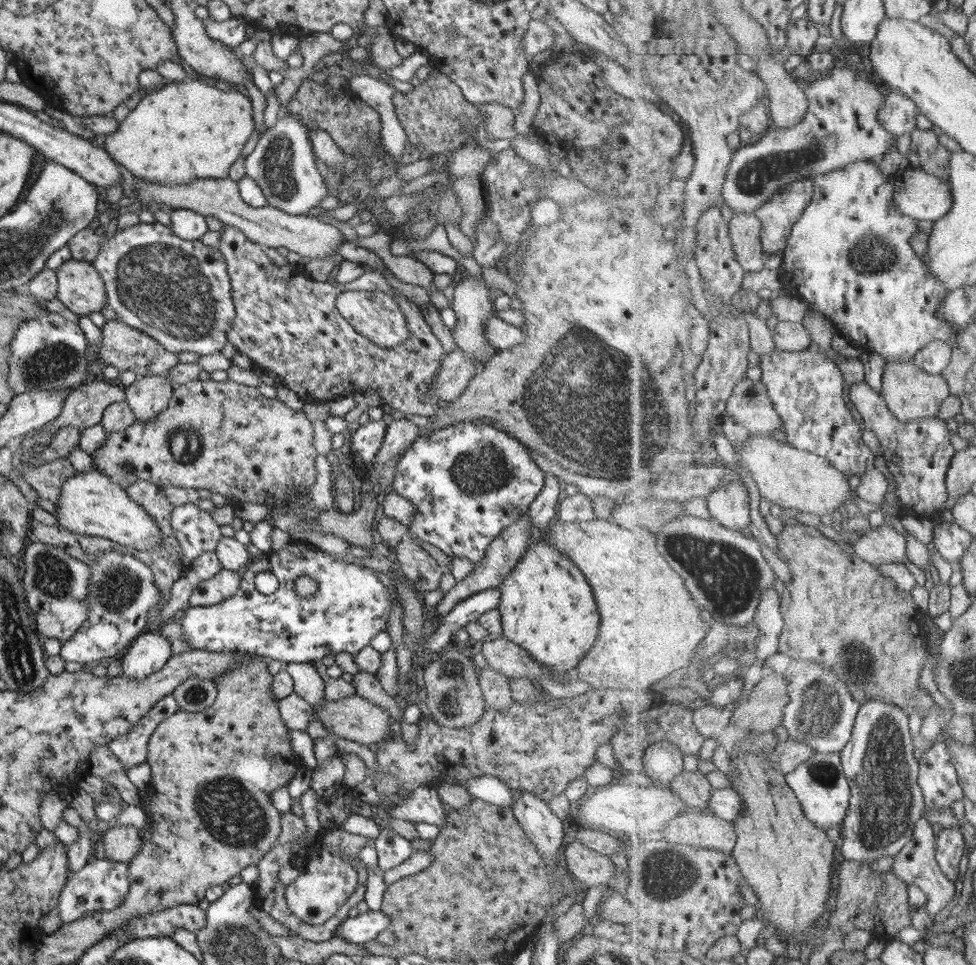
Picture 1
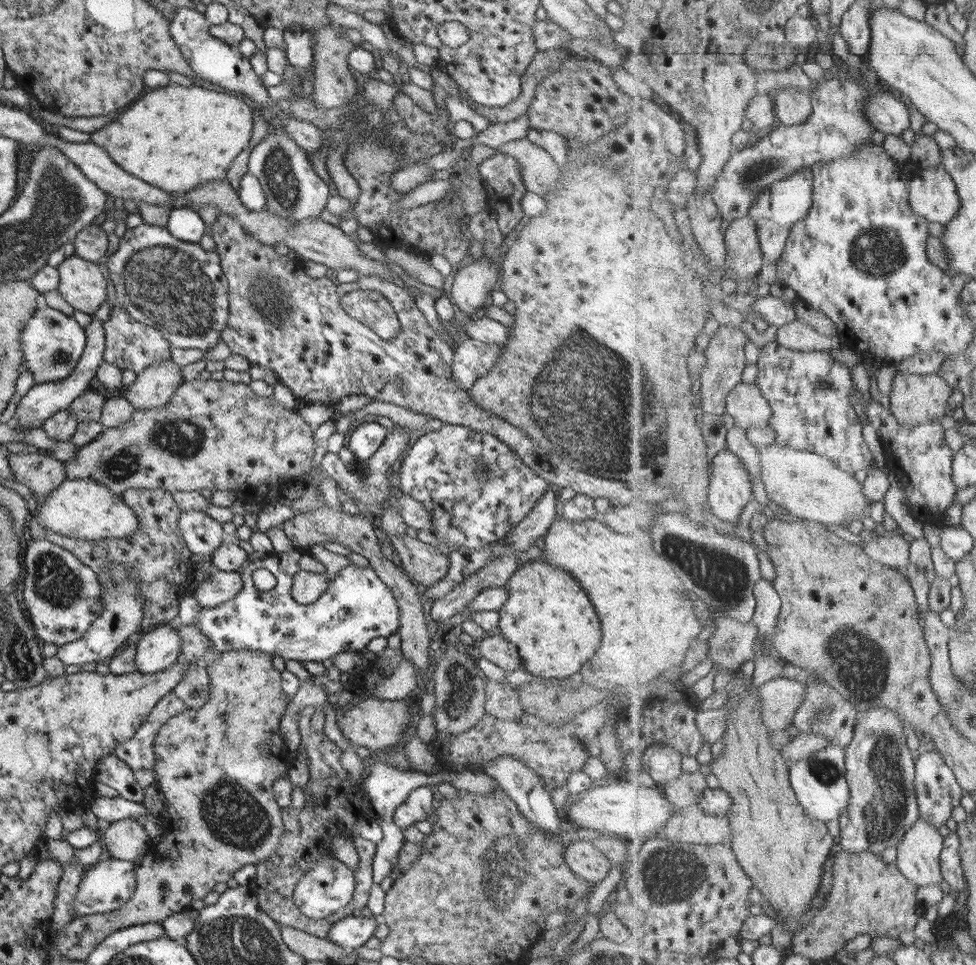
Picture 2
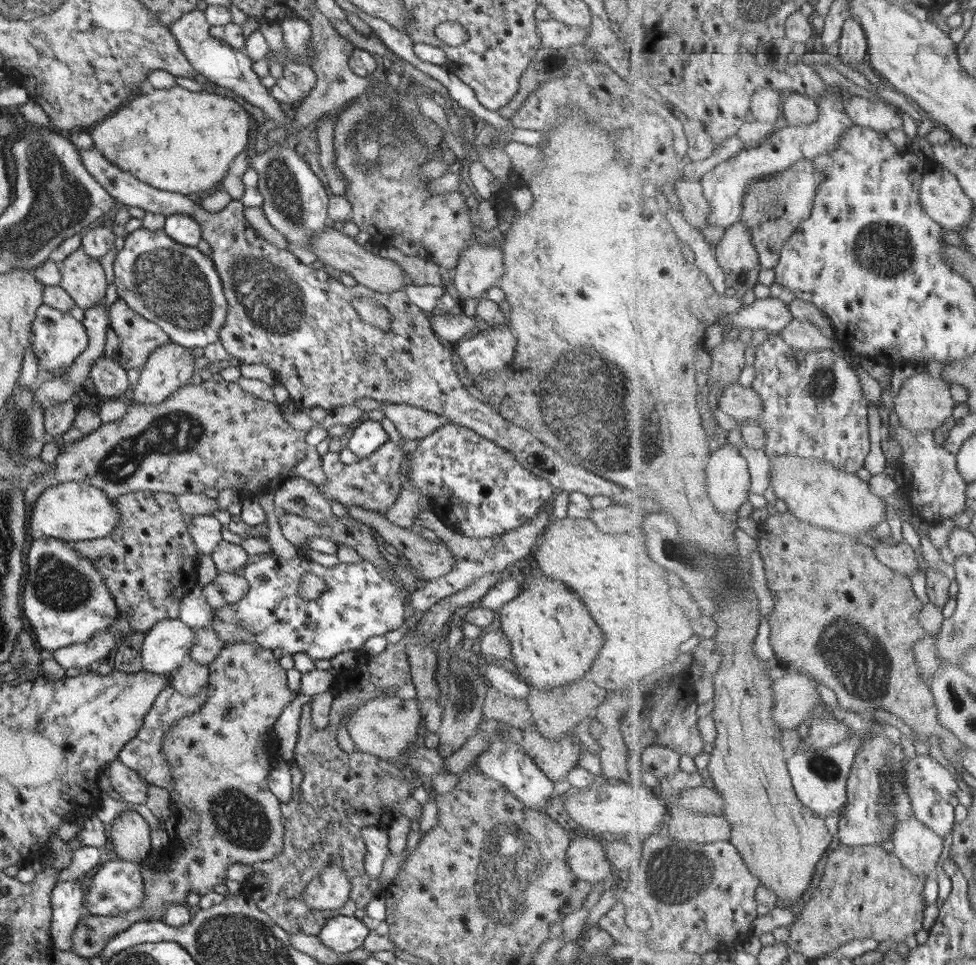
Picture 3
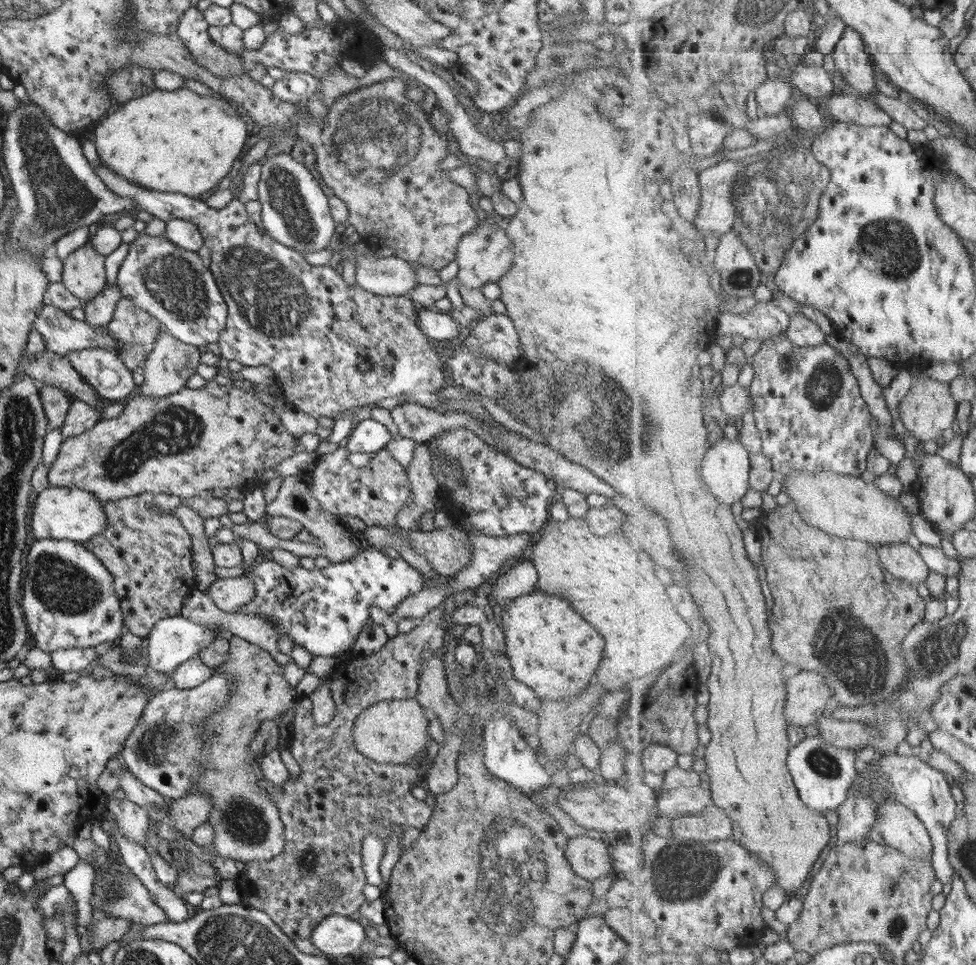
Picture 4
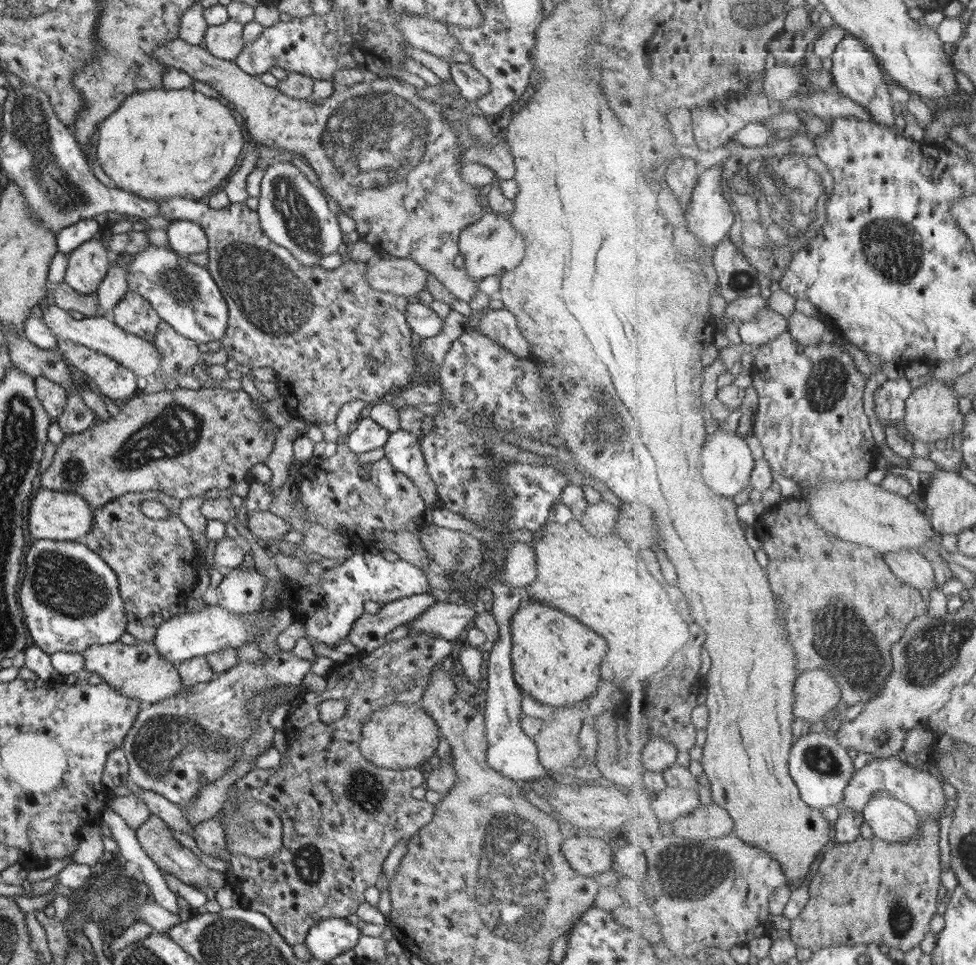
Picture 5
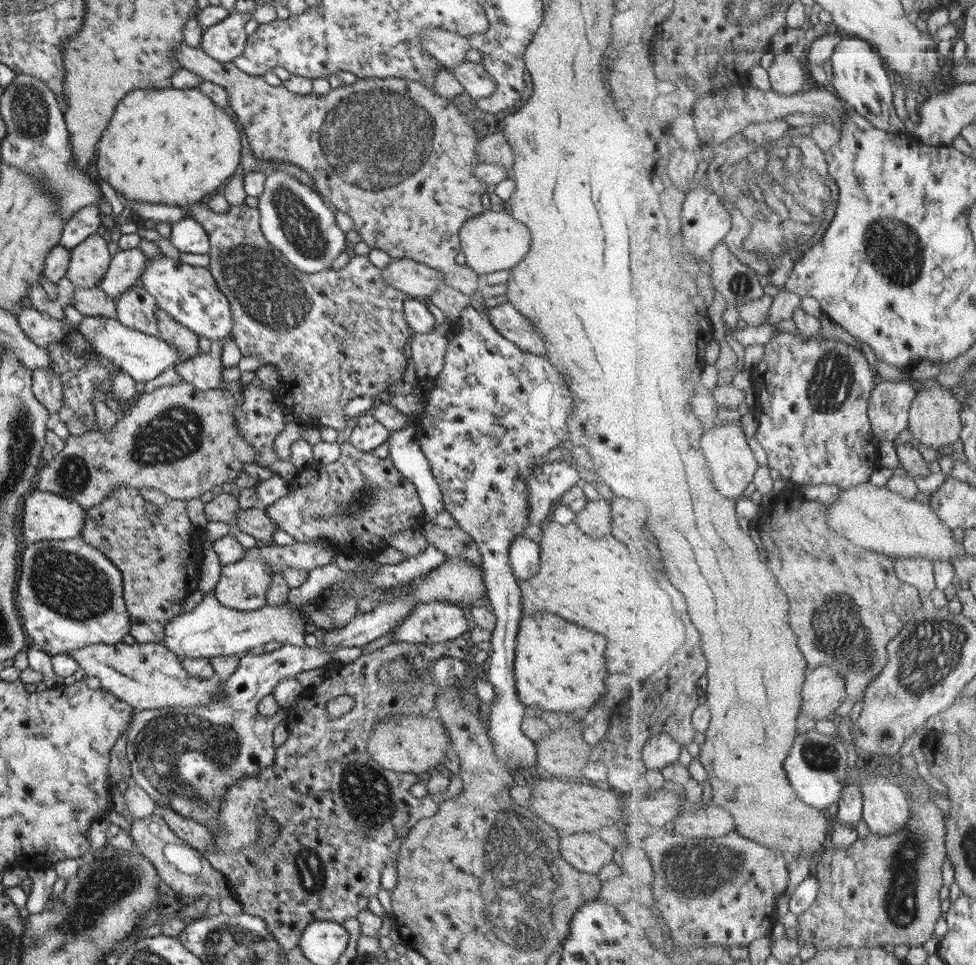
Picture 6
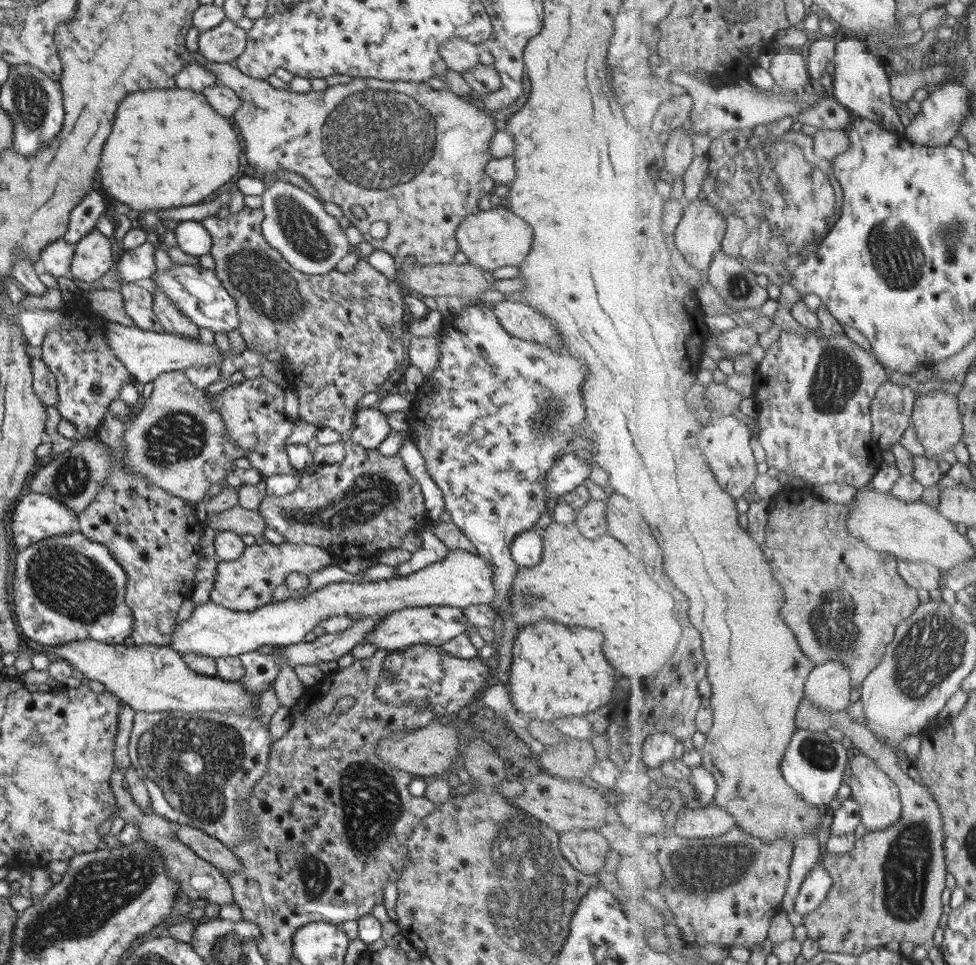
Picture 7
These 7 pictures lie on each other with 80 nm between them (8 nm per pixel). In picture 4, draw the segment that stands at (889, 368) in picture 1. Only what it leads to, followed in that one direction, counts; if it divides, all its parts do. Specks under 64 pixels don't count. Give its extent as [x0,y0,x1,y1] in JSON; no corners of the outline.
[899,374,957,443]

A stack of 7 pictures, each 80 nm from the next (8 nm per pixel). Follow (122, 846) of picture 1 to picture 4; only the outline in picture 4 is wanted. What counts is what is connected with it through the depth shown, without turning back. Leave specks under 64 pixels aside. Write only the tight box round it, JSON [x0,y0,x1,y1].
[107,797,150,848]

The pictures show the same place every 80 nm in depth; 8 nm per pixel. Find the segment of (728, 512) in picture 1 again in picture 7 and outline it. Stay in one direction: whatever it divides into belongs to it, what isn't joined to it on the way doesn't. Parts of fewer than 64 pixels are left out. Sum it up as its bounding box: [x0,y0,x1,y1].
[699,416,757,499]

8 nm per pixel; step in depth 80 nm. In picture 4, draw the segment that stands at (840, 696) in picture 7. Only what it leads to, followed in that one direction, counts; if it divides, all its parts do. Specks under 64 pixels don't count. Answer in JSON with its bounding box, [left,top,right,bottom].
[786,671,835,727]

